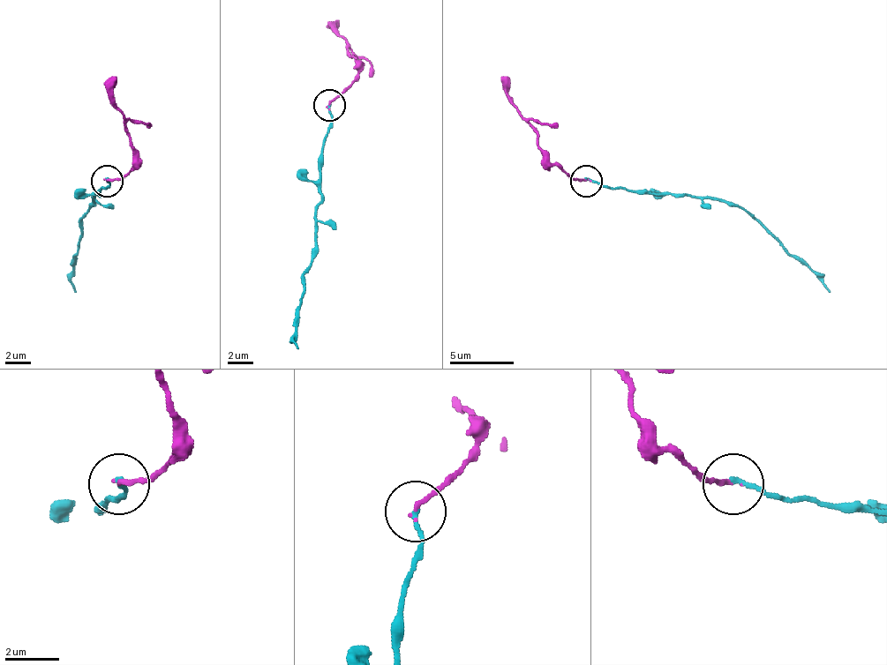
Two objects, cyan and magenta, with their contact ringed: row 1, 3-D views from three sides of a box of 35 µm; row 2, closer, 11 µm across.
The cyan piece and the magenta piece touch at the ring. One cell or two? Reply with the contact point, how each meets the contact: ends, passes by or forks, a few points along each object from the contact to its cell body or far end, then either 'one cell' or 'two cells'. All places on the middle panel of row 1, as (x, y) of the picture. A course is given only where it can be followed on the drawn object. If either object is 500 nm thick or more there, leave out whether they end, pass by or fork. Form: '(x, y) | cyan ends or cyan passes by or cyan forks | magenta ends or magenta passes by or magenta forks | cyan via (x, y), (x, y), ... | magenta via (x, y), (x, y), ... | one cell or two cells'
(329, 105) | cyan ends | magenta ends | cyan via (328, 104), (332, 120), (322, 149), (322, 204), (315, 211), (315, 252), (305, 275), (293, 336), (299, 348) | magenta via (328, 104), (357, 72), (350, 53), (334, 30), (338, 20) | one cell

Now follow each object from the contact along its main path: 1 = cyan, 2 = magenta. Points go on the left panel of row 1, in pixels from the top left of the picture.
1: (106, 180), (109, 183), (93, 196), (93, 202), (83, 219), (71, 276), (77, 293)
2: (106, 180), (118, 180), (135, 164), (128, 145), (128, 129), (112, 100), (116, 77)

